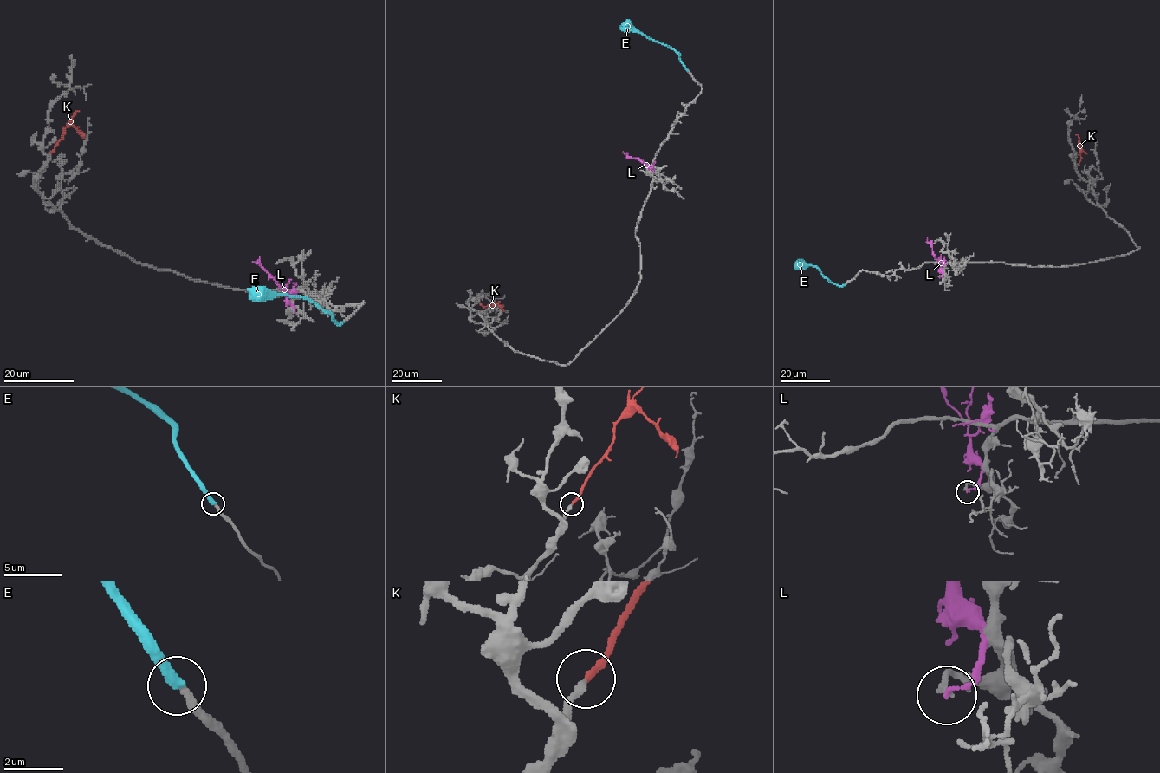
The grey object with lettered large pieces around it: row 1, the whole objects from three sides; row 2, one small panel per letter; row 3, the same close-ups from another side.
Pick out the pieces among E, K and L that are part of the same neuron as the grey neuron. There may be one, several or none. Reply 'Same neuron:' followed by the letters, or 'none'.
Same neuron: K

